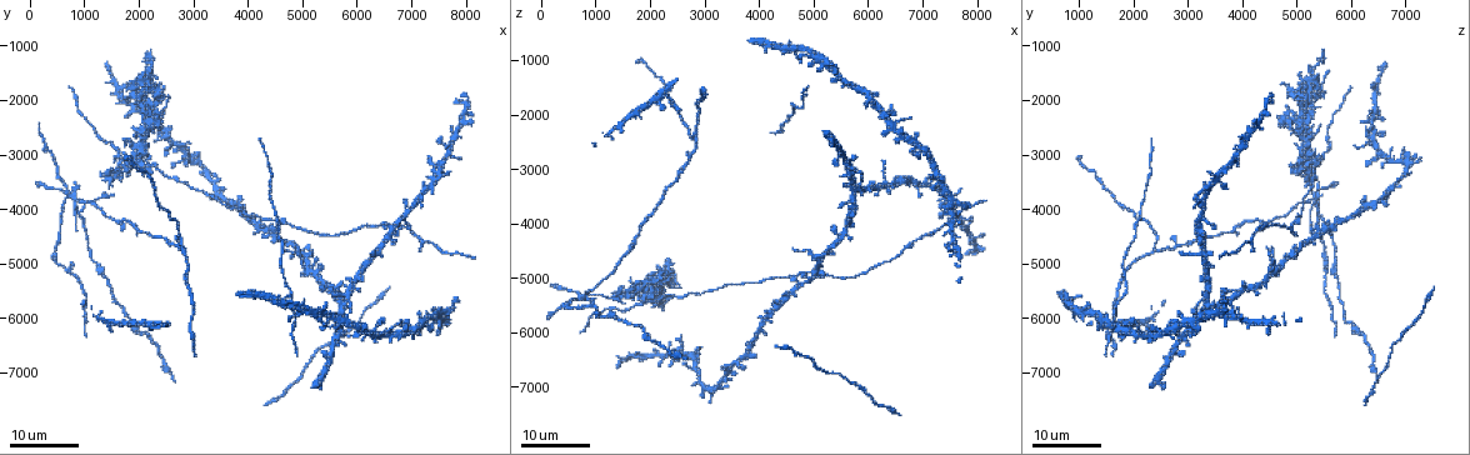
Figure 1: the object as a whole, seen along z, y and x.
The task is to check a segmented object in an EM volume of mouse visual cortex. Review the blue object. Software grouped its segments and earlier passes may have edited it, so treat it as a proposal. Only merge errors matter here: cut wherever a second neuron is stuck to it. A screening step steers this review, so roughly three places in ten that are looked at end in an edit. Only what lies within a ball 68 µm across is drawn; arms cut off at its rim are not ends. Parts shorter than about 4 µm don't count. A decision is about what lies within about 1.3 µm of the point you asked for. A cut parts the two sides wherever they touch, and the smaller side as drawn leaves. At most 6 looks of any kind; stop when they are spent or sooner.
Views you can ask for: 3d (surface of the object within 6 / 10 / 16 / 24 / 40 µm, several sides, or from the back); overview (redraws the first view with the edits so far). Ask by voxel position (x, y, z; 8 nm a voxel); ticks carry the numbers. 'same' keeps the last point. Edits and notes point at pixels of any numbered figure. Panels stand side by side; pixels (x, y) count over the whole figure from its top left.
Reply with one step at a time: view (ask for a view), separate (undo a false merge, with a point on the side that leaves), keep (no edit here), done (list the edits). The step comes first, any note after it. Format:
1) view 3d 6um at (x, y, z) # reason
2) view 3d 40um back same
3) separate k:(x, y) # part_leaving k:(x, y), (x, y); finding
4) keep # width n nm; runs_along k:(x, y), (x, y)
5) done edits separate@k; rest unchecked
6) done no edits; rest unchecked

view 3d 16um at (2850, 4700, 2400) # three arms meet

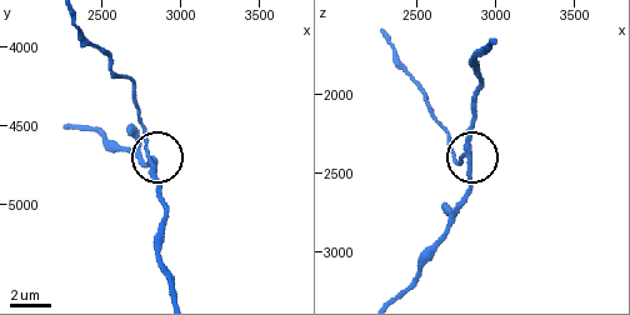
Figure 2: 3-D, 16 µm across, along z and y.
view 3d 10um at (2820, 4780, 2380)

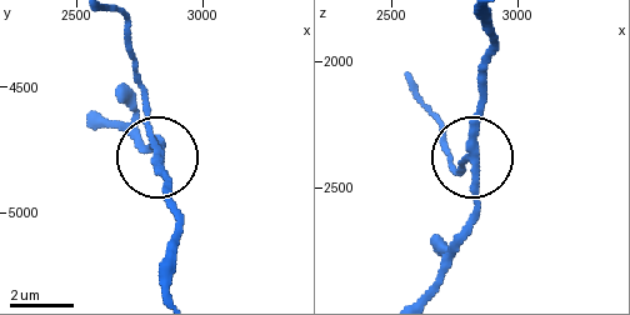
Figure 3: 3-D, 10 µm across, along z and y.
keep # all the same neuron

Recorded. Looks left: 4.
view 3d 24um at (2000, 4400, 3800) # two arms in line, one across

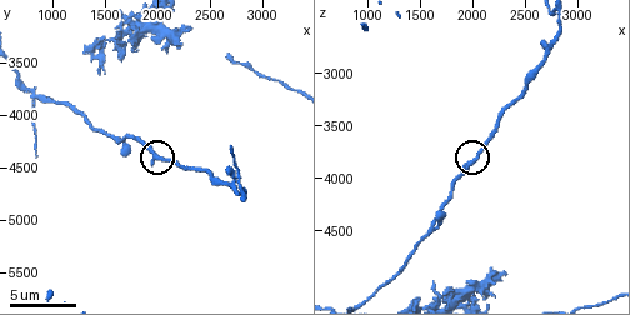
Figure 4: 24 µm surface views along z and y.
view 3d 6um at (2000, 4400, 3840) # zoom in

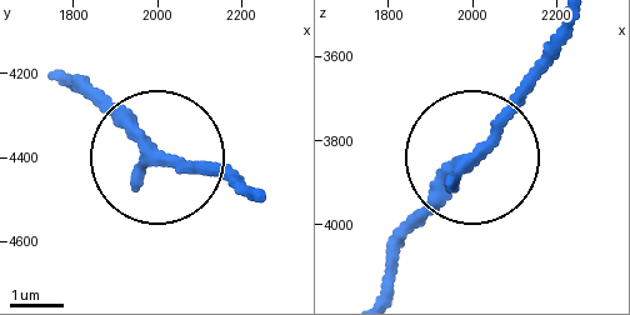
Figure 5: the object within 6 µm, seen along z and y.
keep # runs_along 5:(66, 74), (165, 159), (241, 176); one neuron here

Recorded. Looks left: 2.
view 3d 16um at (5000, 5100, 4600) # three arms meet

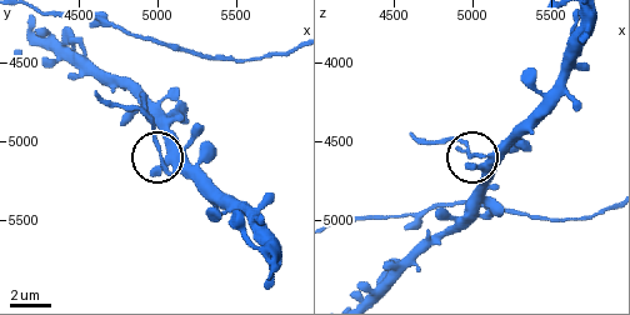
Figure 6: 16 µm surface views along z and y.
view 3d 10um at (5040, 5080, 4600)

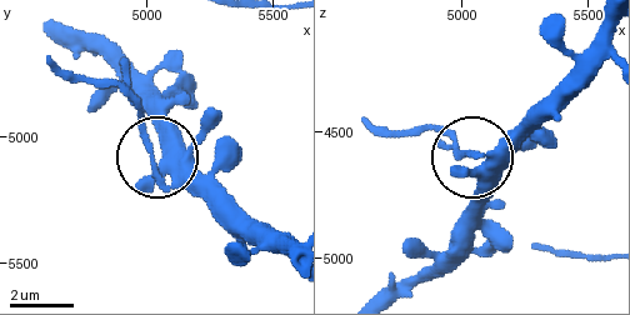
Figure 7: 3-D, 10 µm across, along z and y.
separate 7:(151, 144) # arms 3; two neurons meet here

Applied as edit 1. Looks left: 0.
done edits separate@7; rest unchecked

